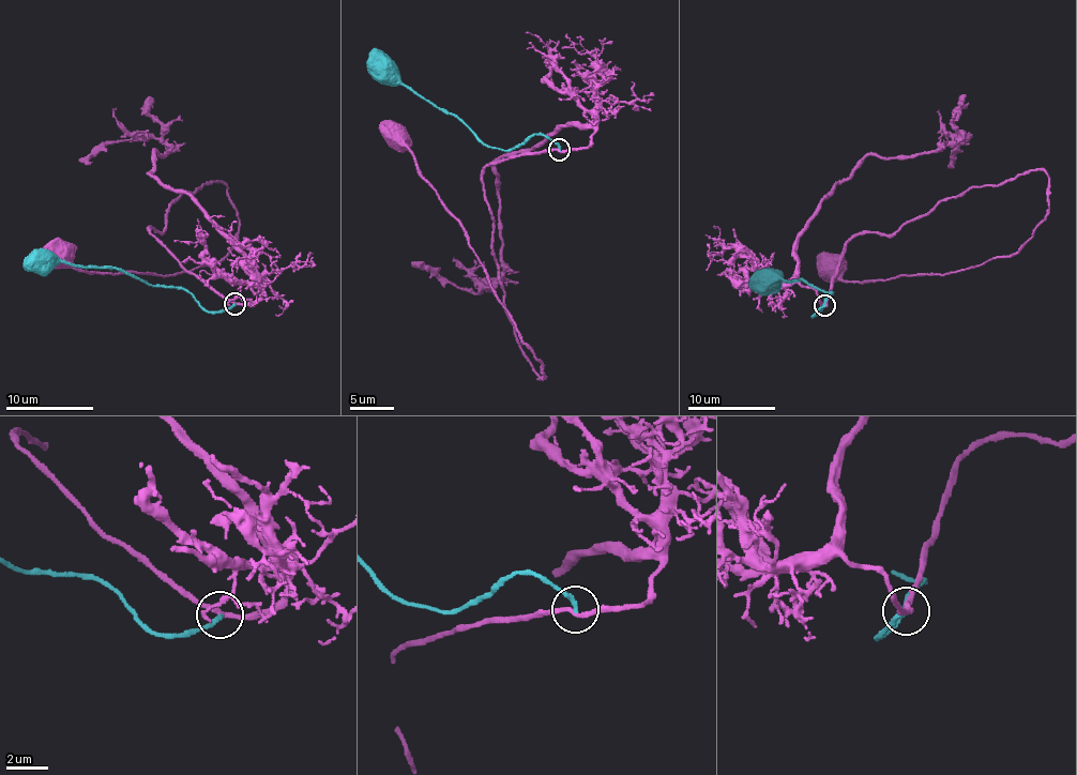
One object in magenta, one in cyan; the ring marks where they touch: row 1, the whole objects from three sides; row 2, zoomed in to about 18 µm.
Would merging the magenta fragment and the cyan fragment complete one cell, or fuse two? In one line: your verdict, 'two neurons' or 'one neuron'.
two neurons

